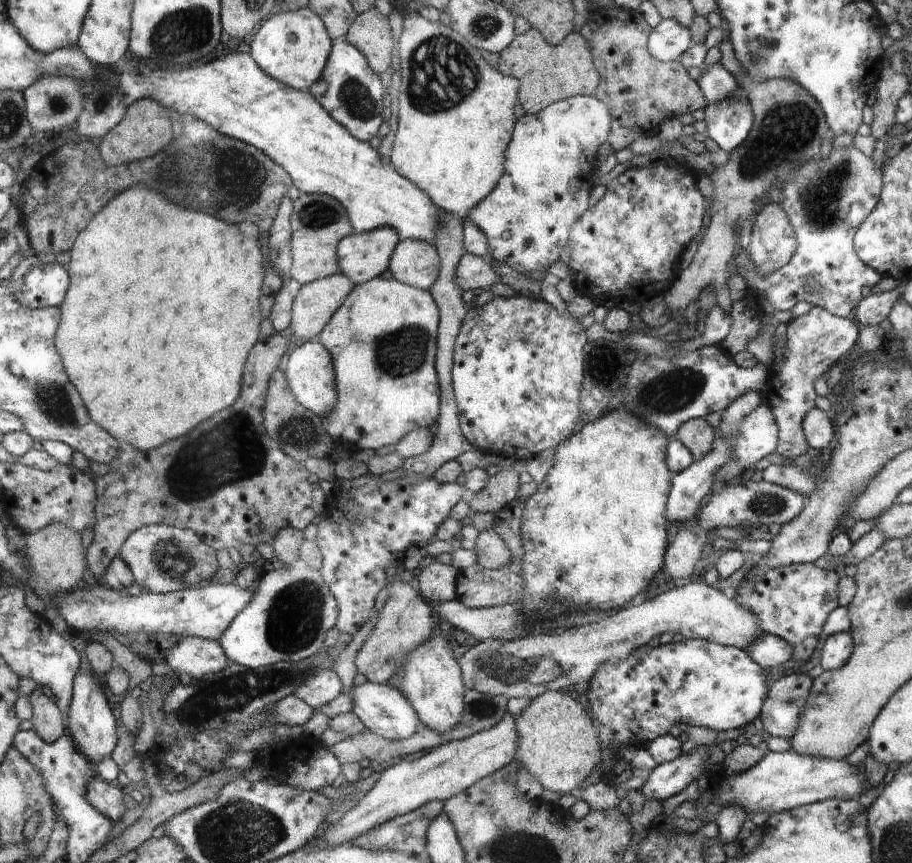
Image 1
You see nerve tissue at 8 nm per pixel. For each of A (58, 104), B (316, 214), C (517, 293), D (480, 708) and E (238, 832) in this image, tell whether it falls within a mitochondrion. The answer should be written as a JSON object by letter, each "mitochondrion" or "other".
{"A":"mitochondrion","B":"mitochondrion","C":"other","D":"mitochondrion","E":"mitochondrion"}

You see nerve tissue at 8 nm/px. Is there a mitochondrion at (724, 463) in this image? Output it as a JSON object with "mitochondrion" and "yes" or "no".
{"mitochondrion":"no"}

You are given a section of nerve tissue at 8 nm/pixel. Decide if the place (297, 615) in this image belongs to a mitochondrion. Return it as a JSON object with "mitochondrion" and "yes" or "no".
{"mitochondrion":"yes"}

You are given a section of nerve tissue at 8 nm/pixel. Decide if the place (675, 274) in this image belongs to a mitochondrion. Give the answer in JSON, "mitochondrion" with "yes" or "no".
{"mitochondrion":"no"}

